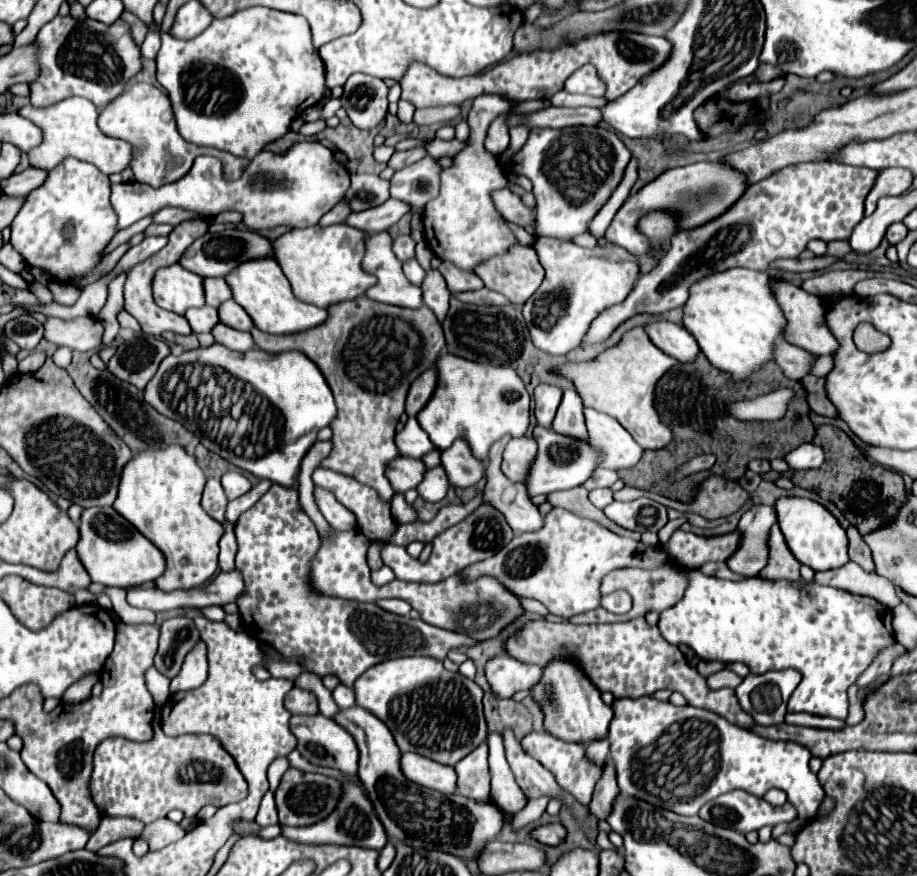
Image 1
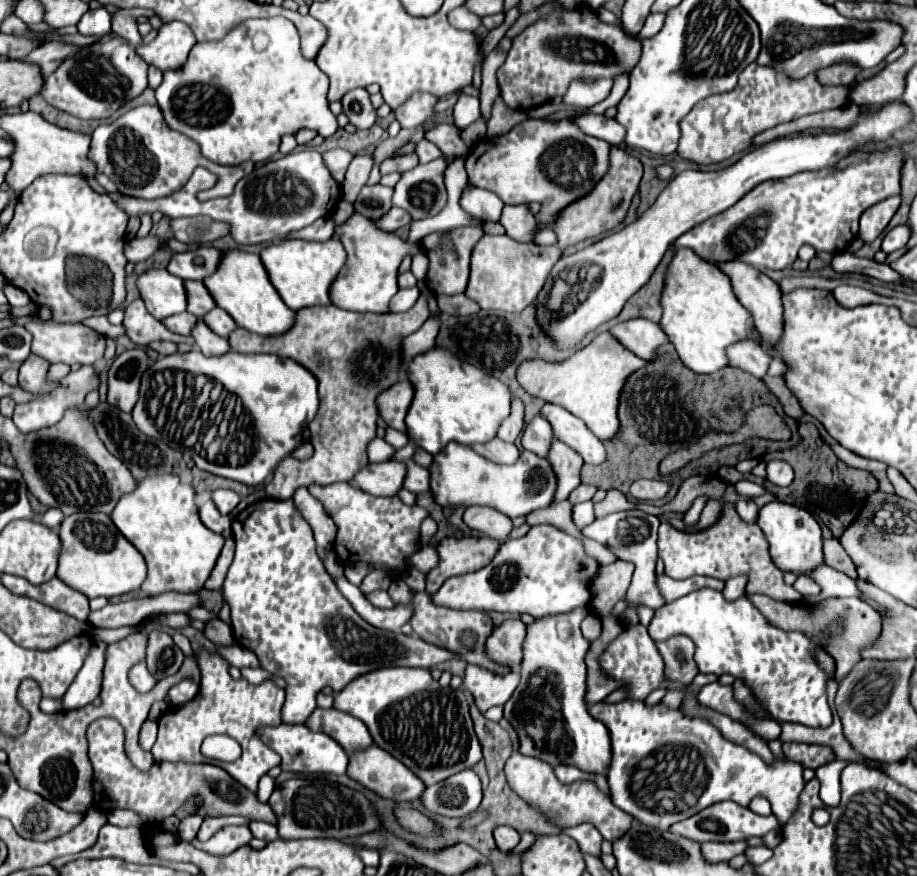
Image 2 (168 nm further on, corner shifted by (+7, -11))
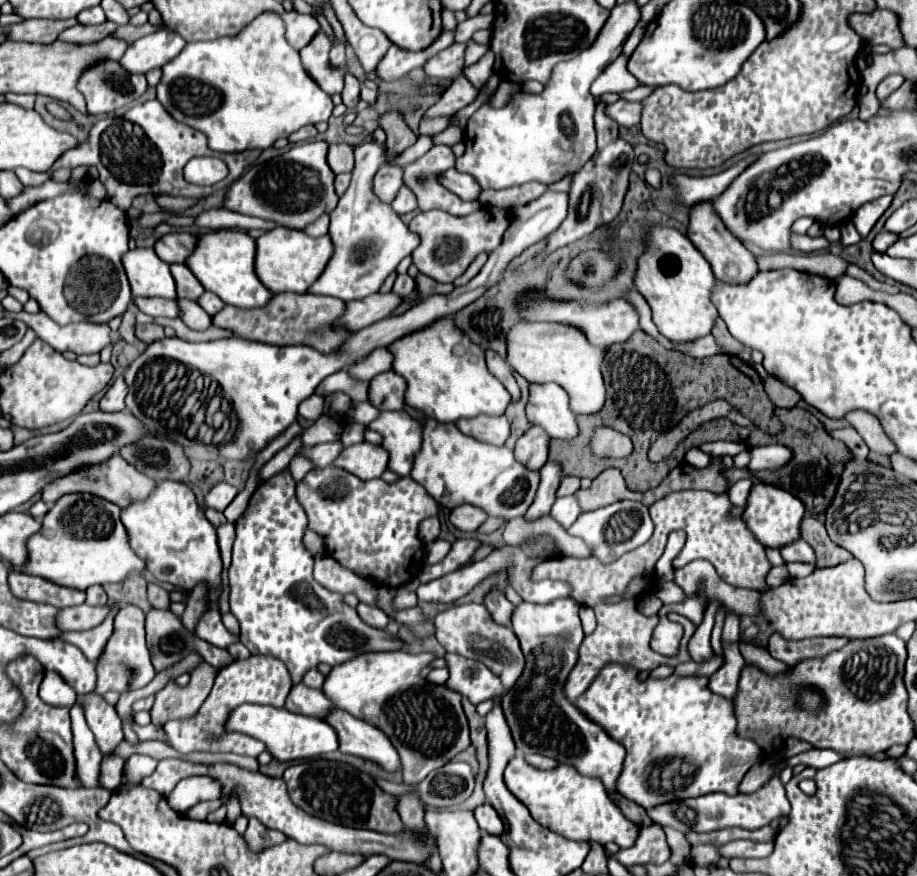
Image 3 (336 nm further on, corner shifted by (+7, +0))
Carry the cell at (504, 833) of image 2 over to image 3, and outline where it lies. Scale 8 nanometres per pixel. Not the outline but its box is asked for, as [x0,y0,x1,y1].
[475,803,505,835]

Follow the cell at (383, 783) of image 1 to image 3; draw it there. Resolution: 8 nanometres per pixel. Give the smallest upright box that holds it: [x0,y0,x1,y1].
[285,683,335,719]

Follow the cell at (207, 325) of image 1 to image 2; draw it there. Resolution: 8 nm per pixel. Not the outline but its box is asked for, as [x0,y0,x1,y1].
[161,312,199,336]

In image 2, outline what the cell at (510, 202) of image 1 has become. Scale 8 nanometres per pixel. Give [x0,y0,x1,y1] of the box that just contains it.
[459,186,503,222]

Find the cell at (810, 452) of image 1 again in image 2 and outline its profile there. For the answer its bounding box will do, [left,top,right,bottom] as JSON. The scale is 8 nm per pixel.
[765,460,793,486]

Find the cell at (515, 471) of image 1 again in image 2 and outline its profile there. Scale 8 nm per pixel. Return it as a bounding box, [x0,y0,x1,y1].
[471,436,519,464]

